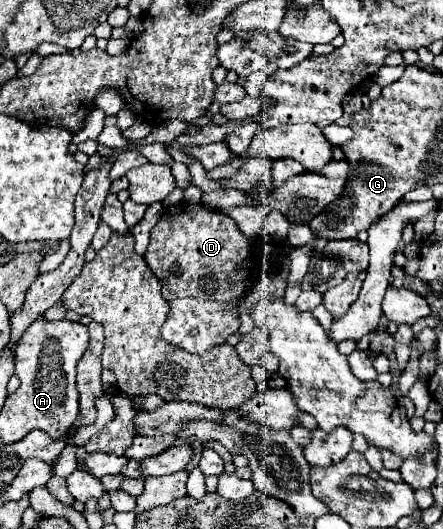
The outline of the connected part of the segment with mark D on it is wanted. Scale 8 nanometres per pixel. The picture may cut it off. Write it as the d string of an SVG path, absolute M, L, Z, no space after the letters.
M178 203L168 207L162 219L154 225L150 233L150 245L144 253L144 259L152 273L162 283L162 295L170 303L170 315L162 325L162 339L174 345L180 345L188 353L204 353L214 345L226 343L226 339L238 331L238 303L246 297L248 289L240 289L246 285L230 285L228 275L244 265L244 261L252 255L254 245L248 241L244 233L238 231L236 223L220 211L208 209L202 203Z

